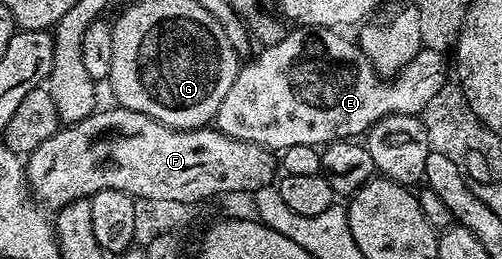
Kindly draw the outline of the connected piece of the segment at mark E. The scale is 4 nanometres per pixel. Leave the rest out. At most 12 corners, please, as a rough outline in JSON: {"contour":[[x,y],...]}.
{"contour":[[296,27],[241,64],[215,128],[271,151],[417,116],[443,52],[384,85],[355,40]]}

